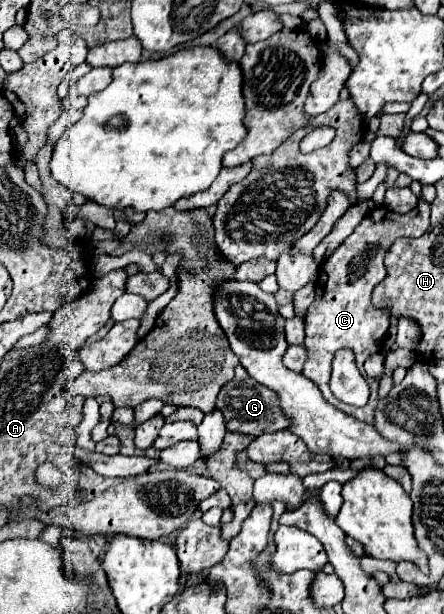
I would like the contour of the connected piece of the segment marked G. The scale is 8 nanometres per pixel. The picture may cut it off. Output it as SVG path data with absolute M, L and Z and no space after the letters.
M250 376L246 380L230 380L230 382L226 382L222 386L218 398L216 398L216 408L224 414L226 430L248 434L248 436L254 436L254 438L260 436L260 434L266 434L266 432L284 430L290 424L290 420L284 418L284 414L280 414L280 410L278 410L276 394L272 390L268 390L266 386L260 386Z

